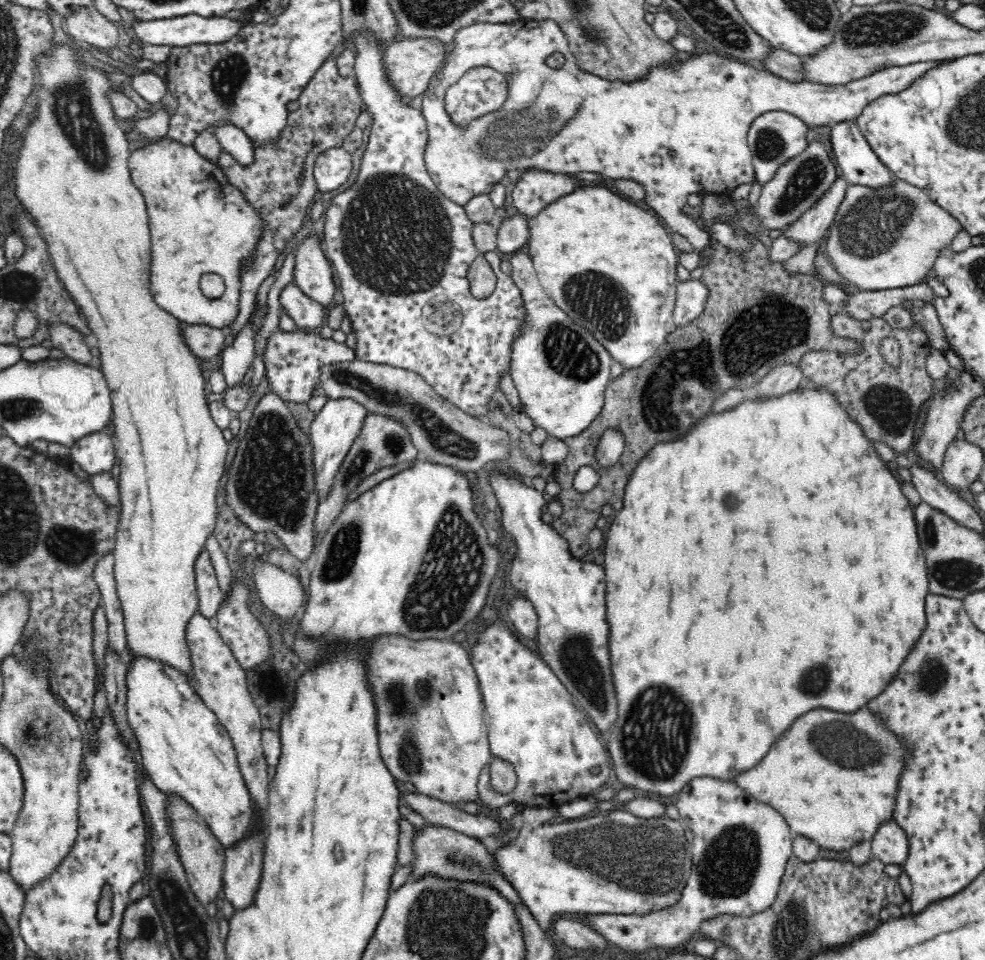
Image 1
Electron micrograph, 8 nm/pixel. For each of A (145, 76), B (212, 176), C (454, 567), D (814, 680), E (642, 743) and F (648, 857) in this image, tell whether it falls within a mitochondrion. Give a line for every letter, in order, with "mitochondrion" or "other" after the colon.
A: other
B: other
C: mitochondrion
D: mitochondrion
E: mitochondrion
F: mitochondrion

